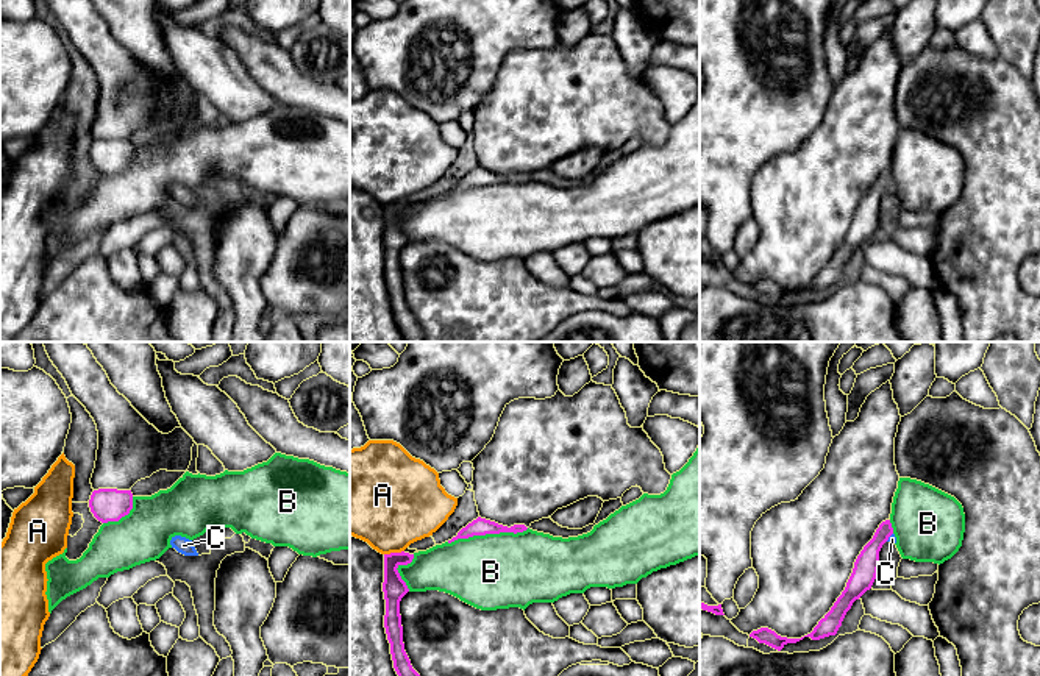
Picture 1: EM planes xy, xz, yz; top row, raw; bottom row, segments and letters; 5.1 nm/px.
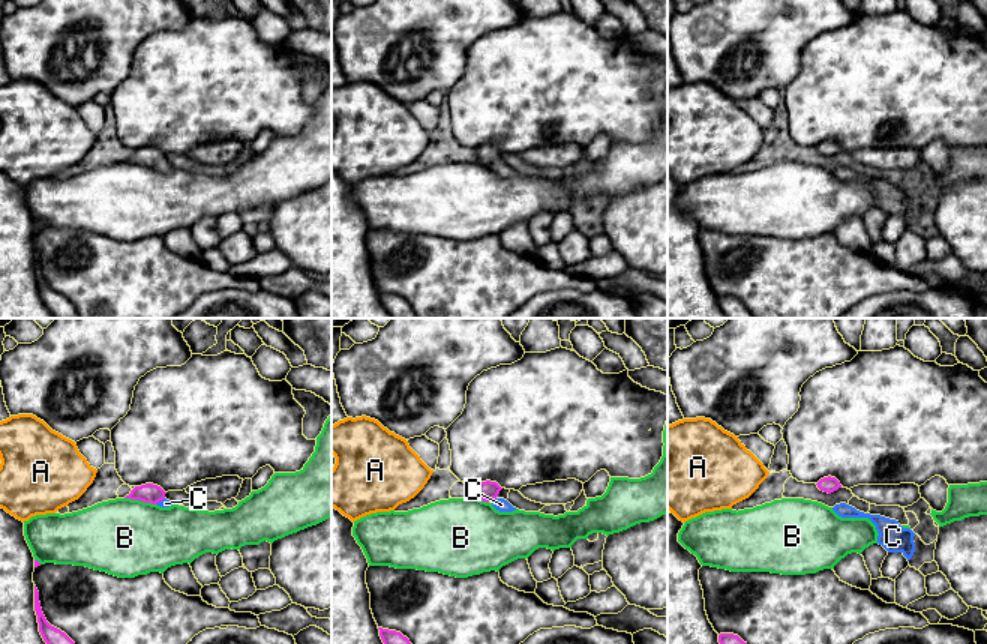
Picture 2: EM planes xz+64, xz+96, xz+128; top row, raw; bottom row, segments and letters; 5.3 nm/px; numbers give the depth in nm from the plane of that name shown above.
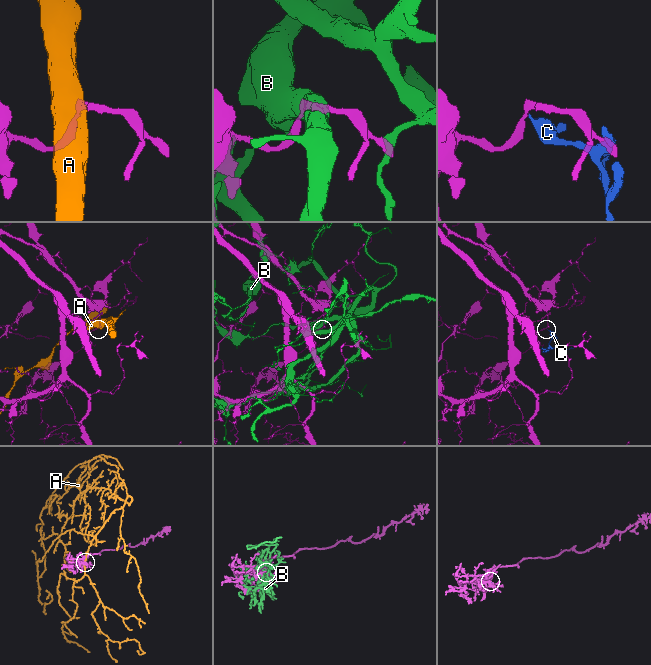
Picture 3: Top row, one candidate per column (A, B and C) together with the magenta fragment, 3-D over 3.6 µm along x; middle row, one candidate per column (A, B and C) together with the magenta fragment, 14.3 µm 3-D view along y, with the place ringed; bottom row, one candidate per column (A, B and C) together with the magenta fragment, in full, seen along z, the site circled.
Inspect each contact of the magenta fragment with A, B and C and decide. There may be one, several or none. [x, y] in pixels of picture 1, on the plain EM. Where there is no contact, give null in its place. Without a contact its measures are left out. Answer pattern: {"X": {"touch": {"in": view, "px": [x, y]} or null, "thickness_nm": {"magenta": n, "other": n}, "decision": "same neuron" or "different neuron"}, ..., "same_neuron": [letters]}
{"A": {"touch": {"in": "xz", "px": [394, 203]}, "thickness_nm": {"magenta": 120, "other": 460}, "decision": "different neuron"}, "B": {"touch": {"in": "xz", "px": [487, 183]}, "thickness_nm": {"magenta": 90, "other": 380}, "decision": "different neuron"}, "C": {"touch": {"in": "yz", "px": [889, 186]}, "thickness_nm": {"magenta": 130, "other": 50}, "decision": "same neuron"}, "same_neuron": ["C"]}

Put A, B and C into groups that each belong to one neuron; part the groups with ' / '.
A / B / C

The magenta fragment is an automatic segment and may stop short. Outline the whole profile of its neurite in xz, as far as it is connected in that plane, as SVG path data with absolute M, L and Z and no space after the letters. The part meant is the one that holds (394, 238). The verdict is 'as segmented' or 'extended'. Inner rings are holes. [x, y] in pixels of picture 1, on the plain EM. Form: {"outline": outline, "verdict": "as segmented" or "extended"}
{"outline": "M409 203L384 205L384 233L383 242L386 250L384 278L390 294L390 304L394 318L406 339L406 342L425 342L420 325L412 318L411 311L404 301L403 276L400 265L400 251L409 242L406 233L398 223L400 215L408 215L414 209Z", "verdict": "as segmented"}

